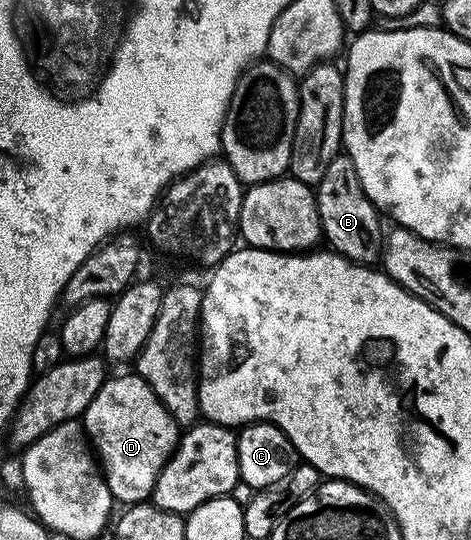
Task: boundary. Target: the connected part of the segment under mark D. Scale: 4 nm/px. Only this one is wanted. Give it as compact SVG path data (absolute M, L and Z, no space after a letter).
M135 372L109 377L98 388L98 396L90 400L82 423L113 499L124 502L120 504L149 501L154 484L168 457L175 452L182 433L158 396L154 396L150 384Z

